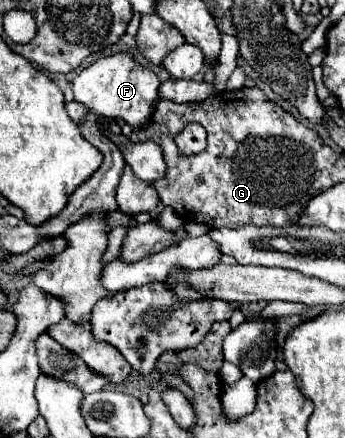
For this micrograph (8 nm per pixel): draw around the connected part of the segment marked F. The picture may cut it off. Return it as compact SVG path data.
M117 53L95 61L85 67L73 81L73 93L79 103L83 103L91 113L105 115L109 119L125 119L131 127L143 127L149 123L155 103L159 97L159 79L153 71L137 65L129 55Z

